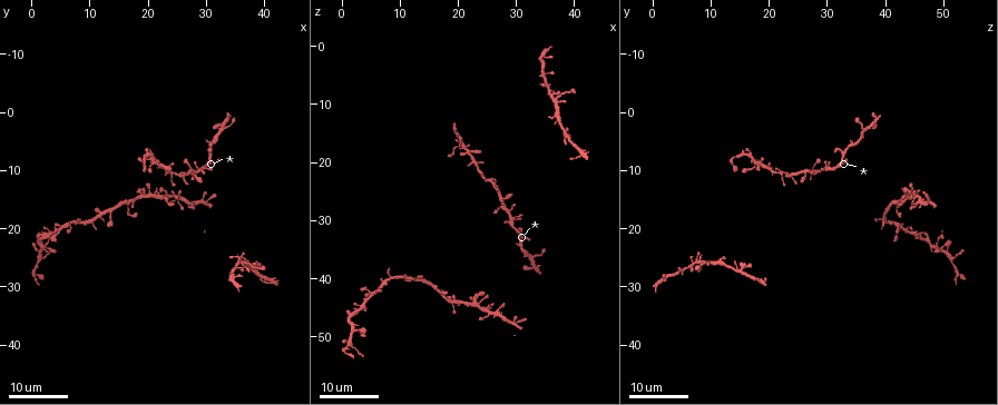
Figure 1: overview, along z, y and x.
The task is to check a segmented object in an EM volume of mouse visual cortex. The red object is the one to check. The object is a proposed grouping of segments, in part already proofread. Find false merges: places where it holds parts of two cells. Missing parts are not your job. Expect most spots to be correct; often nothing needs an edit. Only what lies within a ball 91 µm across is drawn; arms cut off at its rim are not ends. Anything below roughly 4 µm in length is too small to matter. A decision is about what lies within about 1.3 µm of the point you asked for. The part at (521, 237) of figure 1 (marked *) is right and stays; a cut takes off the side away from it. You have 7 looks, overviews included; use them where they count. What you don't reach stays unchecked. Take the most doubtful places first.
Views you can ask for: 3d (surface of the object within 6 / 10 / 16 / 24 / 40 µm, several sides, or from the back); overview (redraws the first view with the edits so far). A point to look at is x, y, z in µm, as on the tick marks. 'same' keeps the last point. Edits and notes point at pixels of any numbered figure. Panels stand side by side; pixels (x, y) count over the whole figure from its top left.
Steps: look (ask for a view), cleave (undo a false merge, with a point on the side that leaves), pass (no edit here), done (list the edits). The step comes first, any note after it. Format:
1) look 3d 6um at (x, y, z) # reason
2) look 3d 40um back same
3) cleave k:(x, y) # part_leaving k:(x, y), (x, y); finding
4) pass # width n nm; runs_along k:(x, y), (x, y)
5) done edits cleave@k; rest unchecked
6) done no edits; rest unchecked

look 3d 24um at (27.0, 10.0, 26.0) # three-way junction

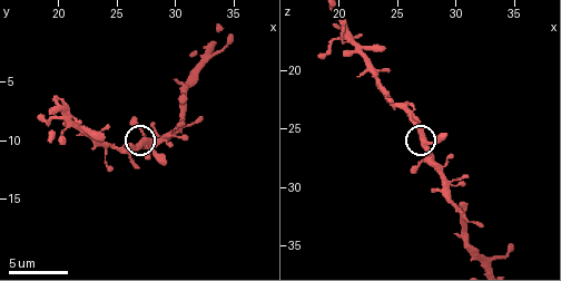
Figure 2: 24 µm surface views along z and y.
look 3d 6um same

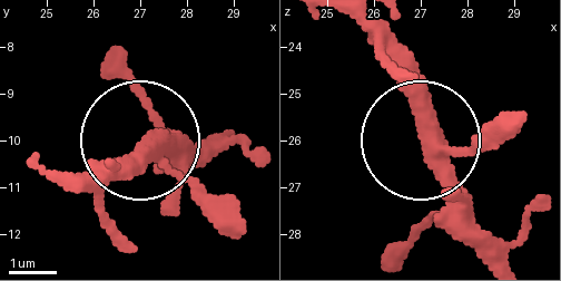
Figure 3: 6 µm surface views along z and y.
look 3d 6um back at (27.35, 10.25, 26.05)

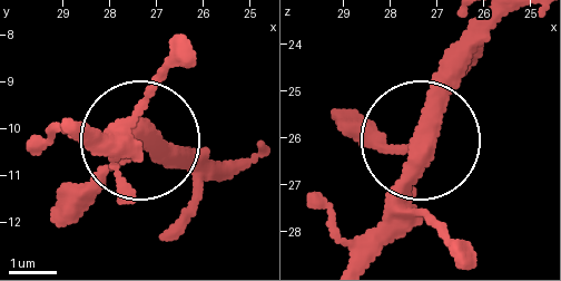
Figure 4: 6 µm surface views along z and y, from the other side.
pass # runs_along 4:(348, 257), (384, 209), (429, 100), (480, 45); continuous, no second cell

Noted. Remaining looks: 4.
look 3d 16um at (23.0, 14.0, 45.0) # looks like a crossing

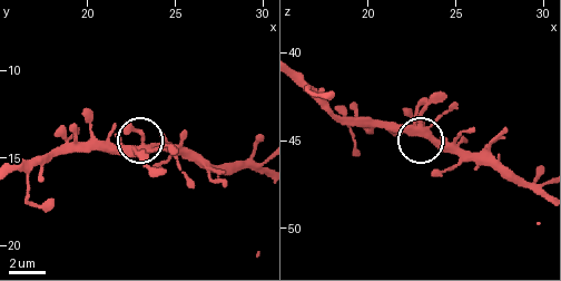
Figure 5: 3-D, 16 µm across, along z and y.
look 3d 10um at (23.6, 14.3, 44.8) # closer look

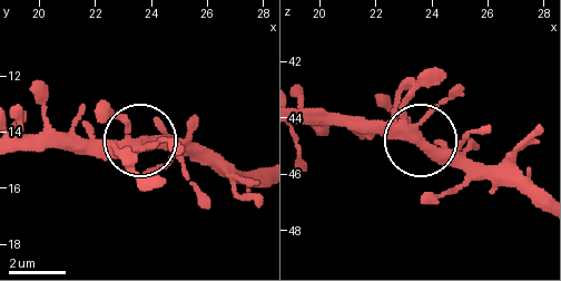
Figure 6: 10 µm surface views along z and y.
pass # arms 5; one cell here

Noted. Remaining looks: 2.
look 3d 16um at (38.5, 27.5, 15.0) # four-way junction

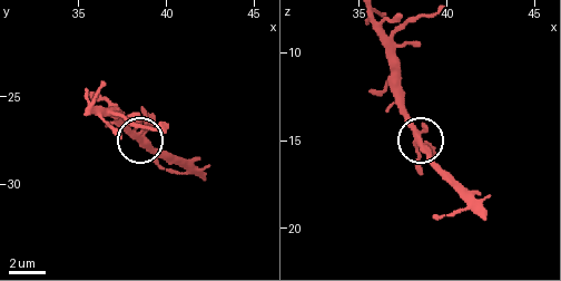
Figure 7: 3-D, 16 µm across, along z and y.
look 3d 6um at (38.5, 27.4, 14.9)

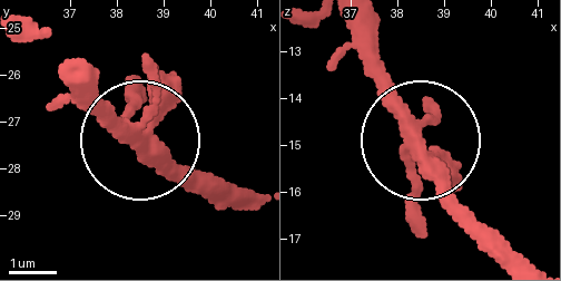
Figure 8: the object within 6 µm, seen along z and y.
pass # arms 4; continuous, no second cell

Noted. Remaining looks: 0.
done no edits; rest unchecked

